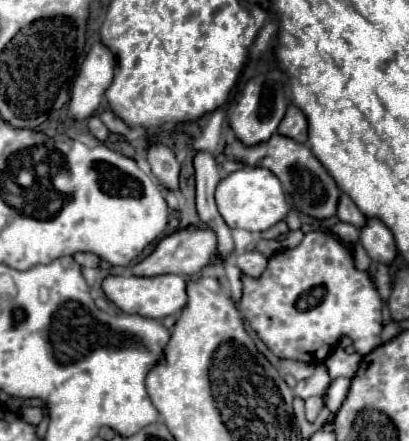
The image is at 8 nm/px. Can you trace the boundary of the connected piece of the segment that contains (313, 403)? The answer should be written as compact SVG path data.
M308 397L308 399L306 399L306 419L308 419L310 423L314 423L316 417L320 415L322 407L324 407L324 399L322 399L322 397Z

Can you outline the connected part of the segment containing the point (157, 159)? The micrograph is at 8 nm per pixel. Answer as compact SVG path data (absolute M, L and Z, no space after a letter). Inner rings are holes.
M152 143L148 147L148 163L162 189L178 189L180 163L166 145Z

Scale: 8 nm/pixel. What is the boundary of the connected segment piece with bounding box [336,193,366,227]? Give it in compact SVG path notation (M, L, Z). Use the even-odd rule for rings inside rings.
M340 193L340 201L338 201L336 215L338 215L340 221L350 223L354 227L362 227L364 221L366 221L366 217L360 213L360 209L354 205L354 201L346 193Z

